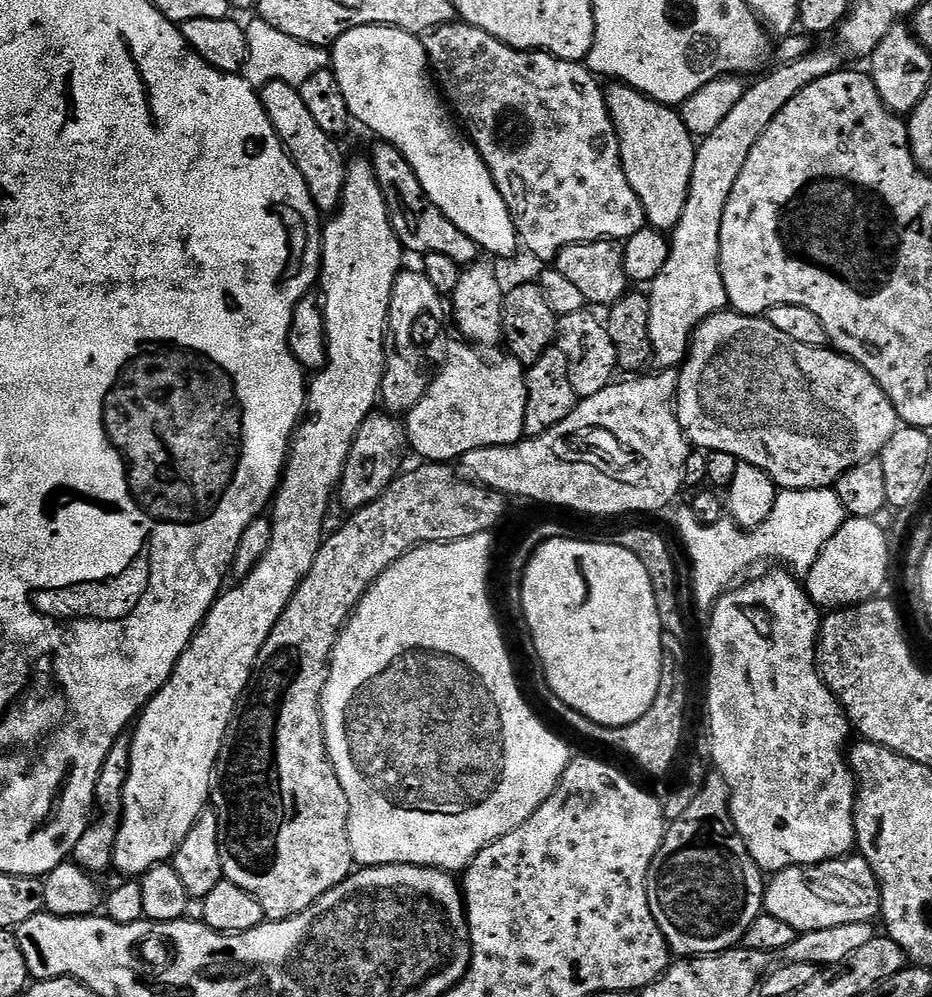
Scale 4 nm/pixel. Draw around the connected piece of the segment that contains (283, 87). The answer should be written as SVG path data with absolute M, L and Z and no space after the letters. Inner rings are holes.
M279 80L264 85L259 89L259 93L262 106L282 146L288 151L288 157L294 162L298 174L302 174L306 190L310 190L310 198L321 213L335 213L340 206L340 196L344 192L344 180L348 177L348 164L336 145L339 144L337 137L326 134L326 130L318 127L318 122L314 122L310 109L302 102L299 87Z

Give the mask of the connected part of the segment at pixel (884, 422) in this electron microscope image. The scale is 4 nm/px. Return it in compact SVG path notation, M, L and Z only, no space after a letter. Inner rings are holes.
M731 310L715 312L713 316L703 320L697 326L696 333L692 335L688 354L684 357L684 363L680 365L676 377L676 417L685 436L688 437L689 445L708 452L734 454L736 460L763 470L774 481L777 489L797 488L800 492L807 488L831 488L838 477L846 474L846 470L859 464L867 464L869 460L879 457L886 442L890 442L898 427L896 411L890 398L886 398L882 386L874 382L872 375L861 364L828 346L802 346L802 342L794 342L794 338L782 334L782 330L770 326L770 322L764 316L747 316Z

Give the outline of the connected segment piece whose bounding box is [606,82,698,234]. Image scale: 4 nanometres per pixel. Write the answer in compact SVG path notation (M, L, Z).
M613 83L607 89L608 113L620 143L620 157L626 178L642 202L645 221L665 234L671 233L682 218L690 174L694 174L697 141L686 130L684 117L675 107L659 104L628 84Z

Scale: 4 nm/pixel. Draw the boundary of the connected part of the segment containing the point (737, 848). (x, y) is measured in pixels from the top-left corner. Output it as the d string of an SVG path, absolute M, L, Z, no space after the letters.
M712 770L701 788L704 789L693 795L690 810L686 810L680 820L667 825L662 846L648 871L648 901L654 922L658 922L669 949L680 958L717 956L727 948L737 947L746 930L750 930L754 918L764 912L766 876L748 853L732 820L726 782L719 772Z

